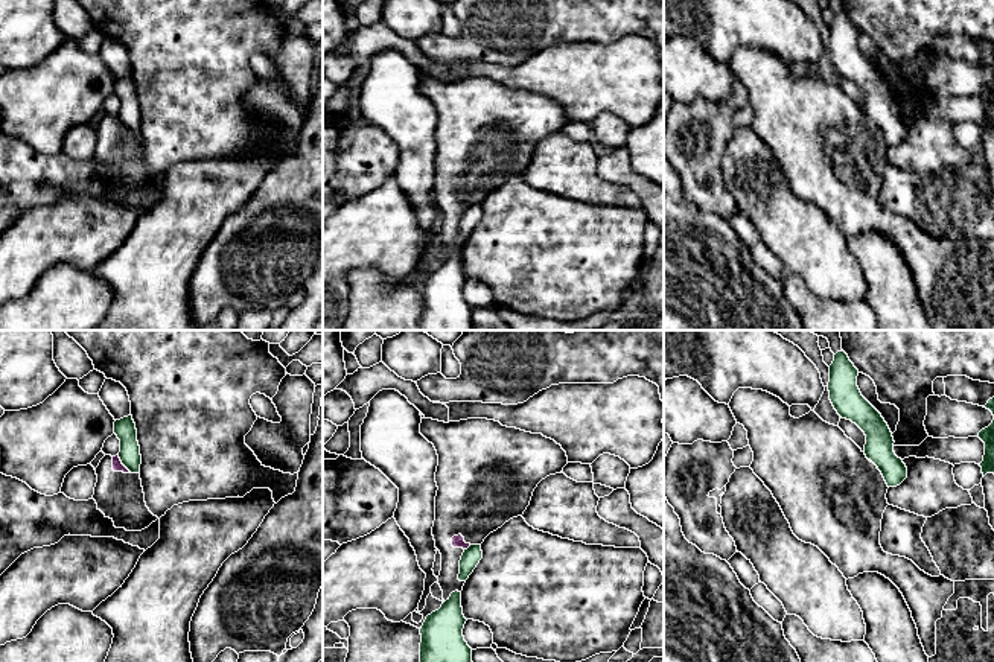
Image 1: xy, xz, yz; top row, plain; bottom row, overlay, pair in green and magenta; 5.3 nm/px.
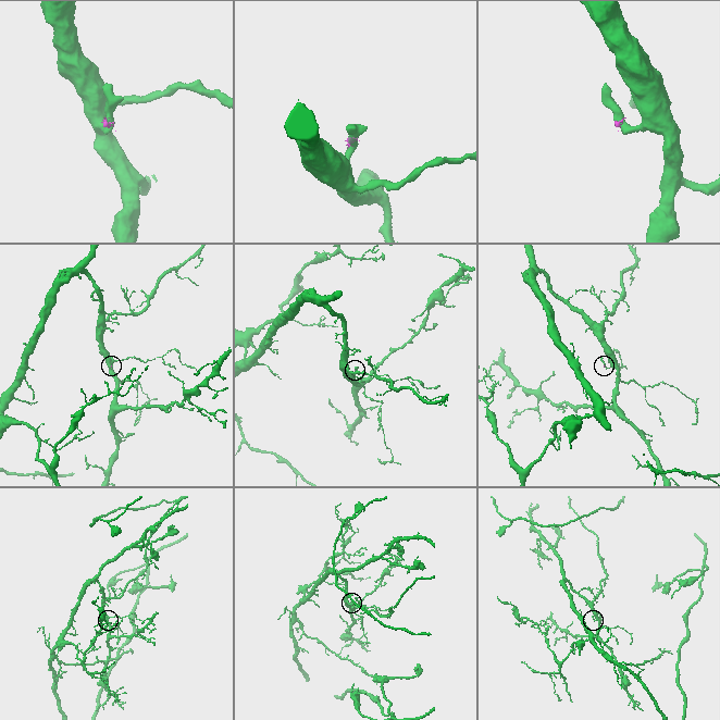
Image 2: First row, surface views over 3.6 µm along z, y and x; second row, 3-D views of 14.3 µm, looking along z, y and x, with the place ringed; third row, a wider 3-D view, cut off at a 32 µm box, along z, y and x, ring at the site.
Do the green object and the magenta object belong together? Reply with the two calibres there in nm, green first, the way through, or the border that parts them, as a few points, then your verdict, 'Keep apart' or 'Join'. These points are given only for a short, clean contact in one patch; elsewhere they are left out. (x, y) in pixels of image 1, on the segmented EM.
Thickness 110 nm (green) against 60 nm. Boundary: xy (117, 455), (130, 471). Keep apart

